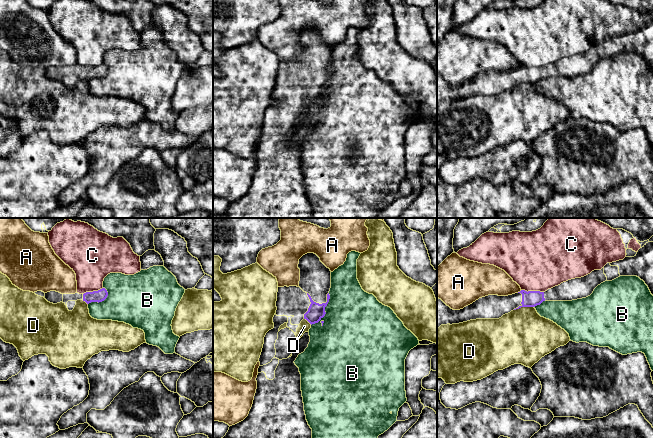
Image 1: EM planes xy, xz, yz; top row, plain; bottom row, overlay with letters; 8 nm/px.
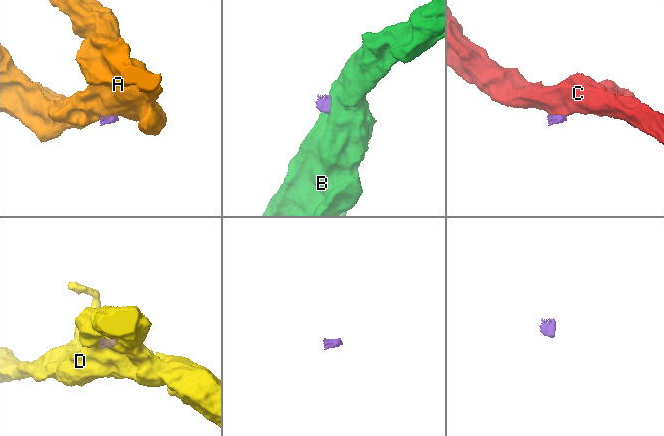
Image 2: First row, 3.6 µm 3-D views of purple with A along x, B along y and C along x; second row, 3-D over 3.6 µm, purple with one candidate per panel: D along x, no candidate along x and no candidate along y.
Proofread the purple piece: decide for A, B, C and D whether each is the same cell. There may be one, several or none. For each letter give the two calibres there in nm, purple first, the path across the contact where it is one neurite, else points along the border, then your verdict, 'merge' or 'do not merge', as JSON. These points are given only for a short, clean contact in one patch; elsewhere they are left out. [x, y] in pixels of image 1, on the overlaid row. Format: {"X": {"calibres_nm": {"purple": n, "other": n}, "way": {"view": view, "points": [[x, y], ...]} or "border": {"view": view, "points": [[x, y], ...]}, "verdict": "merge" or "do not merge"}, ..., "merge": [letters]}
{"A": {"calibres_nm": {"purple": 130, "other": 240}, "border": {"view": "yz", "points": [[521, 290], [517, 292]]}, "verdict": "do not merge"}, "B": {"calibres_nm": {"purple": 140, "other": 480}, "border": {"view": "xz", "points": [[329, 293], [325, 314], [311, 325]]}, "verdict": "do not merge"}, "C": {"calibres_nm": {"purple": 130, "other": 480}, "border": {"view": "yz", "points": [[521, 289], [543, 292]]}, "verdict": "do not merge"}, "D": {"calibres_nm": {"purple": 130, "other": 440}, "border": {"view": "yz", "points": [[533, 306], [521, 306], [514, 310]]}, "verdict": "do not merge"}, "merge": []}

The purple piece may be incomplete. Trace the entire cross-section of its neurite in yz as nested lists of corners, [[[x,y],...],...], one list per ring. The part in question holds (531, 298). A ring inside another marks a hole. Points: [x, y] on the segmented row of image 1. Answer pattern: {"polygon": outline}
{"polygon": [[[521,290],[508,296],[488,295],[460,310],[453,310],[437,298],[437,330],[441,325],[459,324],[476,319],[499,319],[514,309],[540,305],[544,292]]]}

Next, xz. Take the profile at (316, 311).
{"polygon": [[[307,253],[299,259],[299,286],[278,287],[276,313],[273,317],[274,328],[264,337],[259,358],[260,366],[256,378],[257,389],[248,416],[241,422],[229,427],[223,438],[312,438],[312,429],[308,425],[304,411],[301,391],[301,374],[294,361],[303,353],[310,342],[309,332],[300,339],[288,327],[279,329],[288,322],[299,325],[306,319],[311,325],[318,323],[326,314],[331,288],[331,271],[314,253]]]}

